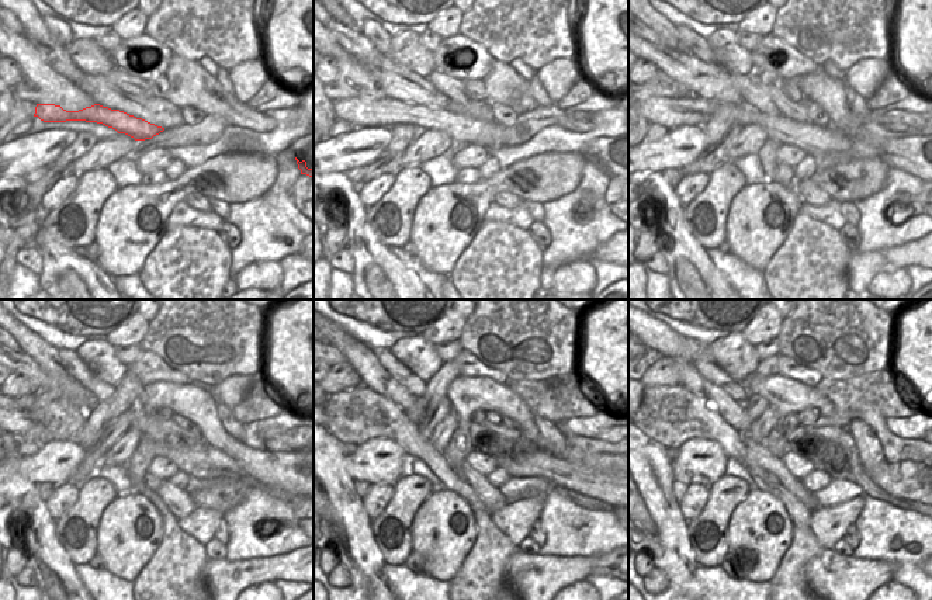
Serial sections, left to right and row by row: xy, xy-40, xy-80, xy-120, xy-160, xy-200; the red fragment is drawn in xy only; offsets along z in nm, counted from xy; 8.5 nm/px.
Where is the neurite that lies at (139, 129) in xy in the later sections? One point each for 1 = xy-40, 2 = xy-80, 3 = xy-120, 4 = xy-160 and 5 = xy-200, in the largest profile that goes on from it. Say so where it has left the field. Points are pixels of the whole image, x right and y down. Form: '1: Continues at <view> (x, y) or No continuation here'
1: Continues at xy-40 (359, 113)
2: Continues at xy-80 (693, 111)
3: Continues at xy-120 (193, 460)
4: Continues at xy-160 (598, 486)
5: Continues at xy-200 (907, 486).

